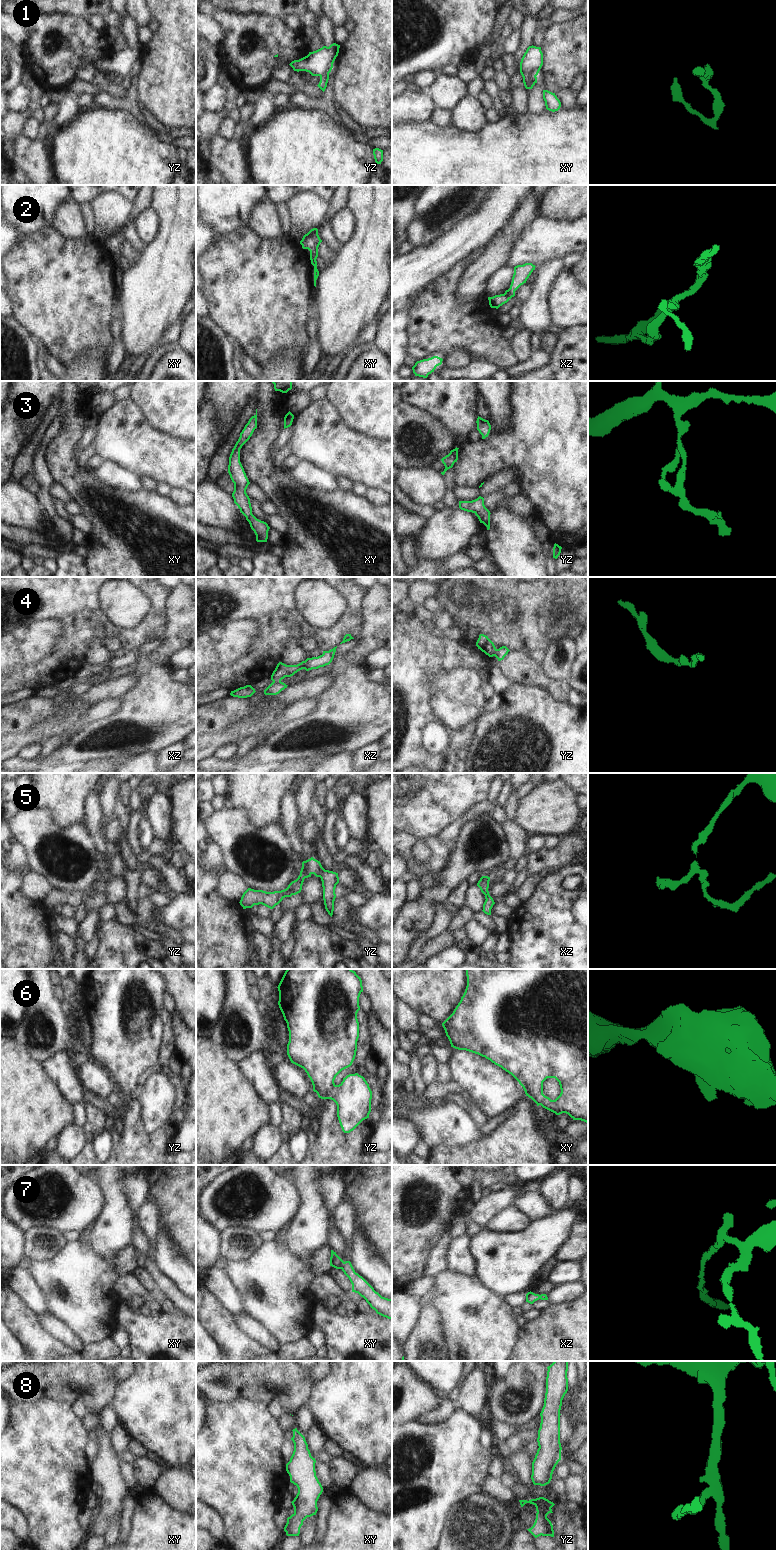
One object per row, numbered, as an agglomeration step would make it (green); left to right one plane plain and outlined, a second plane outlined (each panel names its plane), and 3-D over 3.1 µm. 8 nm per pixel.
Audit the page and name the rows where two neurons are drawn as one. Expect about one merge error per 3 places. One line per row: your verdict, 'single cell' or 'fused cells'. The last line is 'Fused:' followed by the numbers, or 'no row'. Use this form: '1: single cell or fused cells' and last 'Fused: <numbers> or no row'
1: single cell
2: fused cells
3: single cell
4: fused cells
5: single cell
6: single cell
7: single cell
8: single cell
Fused: 2, 4

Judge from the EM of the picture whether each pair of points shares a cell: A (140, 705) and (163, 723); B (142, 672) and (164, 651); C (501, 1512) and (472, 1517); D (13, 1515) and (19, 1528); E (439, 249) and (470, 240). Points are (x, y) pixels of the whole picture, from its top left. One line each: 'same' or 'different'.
A: same
B: different
C: same
D: same
E: same

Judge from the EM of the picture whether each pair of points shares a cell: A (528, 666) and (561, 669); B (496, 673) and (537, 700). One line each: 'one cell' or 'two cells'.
A: two cells
B: two cells

